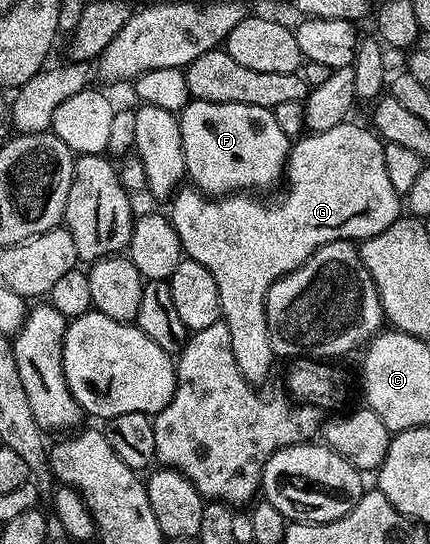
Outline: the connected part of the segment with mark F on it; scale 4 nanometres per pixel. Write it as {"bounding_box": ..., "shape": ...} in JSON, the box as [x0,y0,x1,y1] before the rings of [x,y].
{"bounding_box":[178,99,291,198],"shape":[[[191,99],[178,116],[180,122],[180,142],[184,142],[184,166],[189,183],[199,192],[211,198],[233,196],[235,194],[262,194],[265,188],[283,179],[286,159],[290,157],[291,137],[280,130],[273,111],[264,106],[244,106],[240,102],[204,102]]]}

